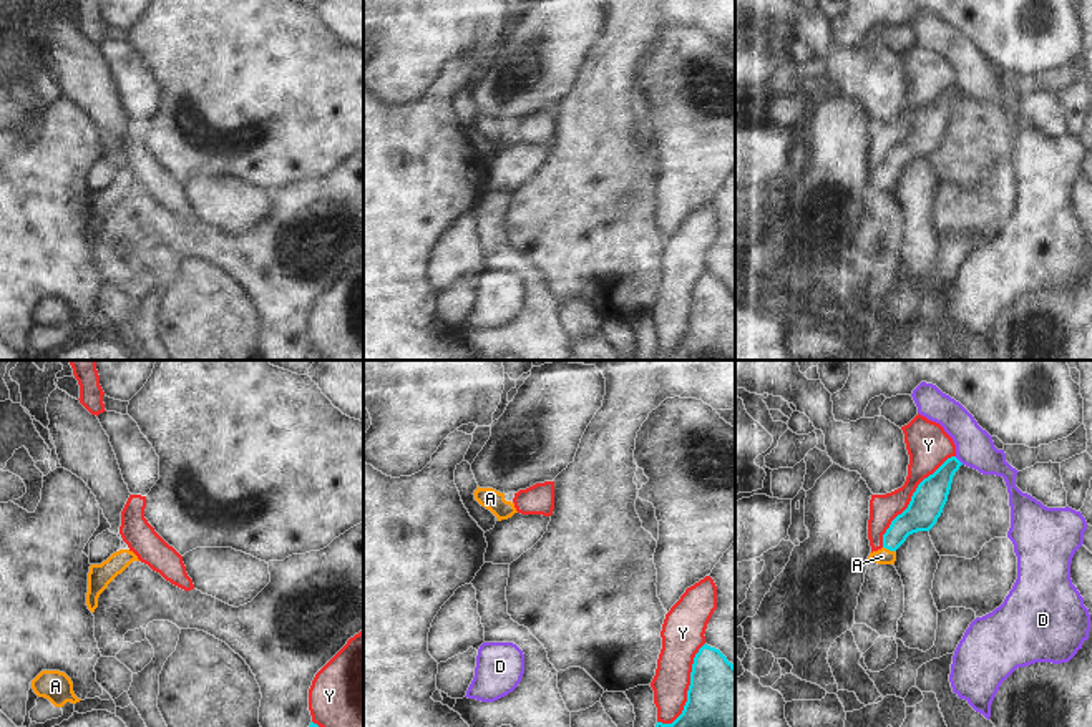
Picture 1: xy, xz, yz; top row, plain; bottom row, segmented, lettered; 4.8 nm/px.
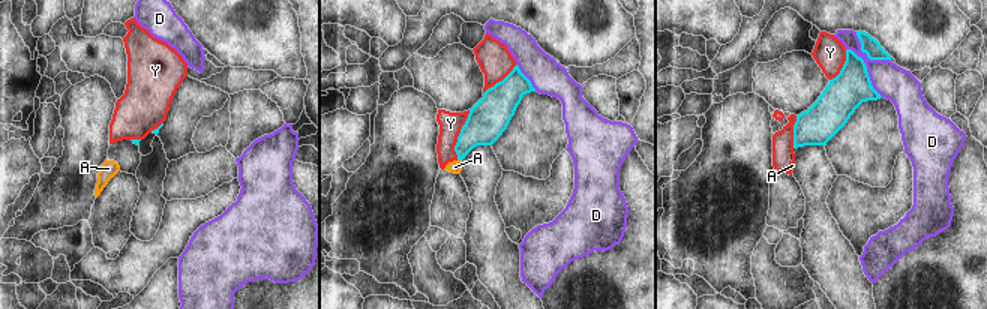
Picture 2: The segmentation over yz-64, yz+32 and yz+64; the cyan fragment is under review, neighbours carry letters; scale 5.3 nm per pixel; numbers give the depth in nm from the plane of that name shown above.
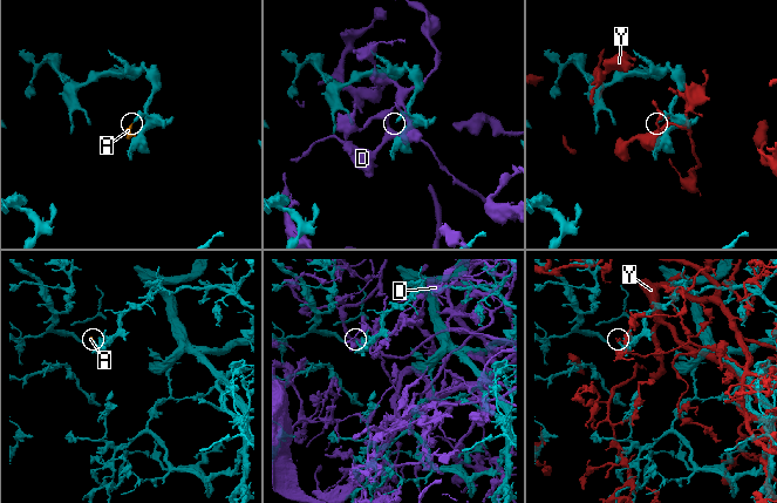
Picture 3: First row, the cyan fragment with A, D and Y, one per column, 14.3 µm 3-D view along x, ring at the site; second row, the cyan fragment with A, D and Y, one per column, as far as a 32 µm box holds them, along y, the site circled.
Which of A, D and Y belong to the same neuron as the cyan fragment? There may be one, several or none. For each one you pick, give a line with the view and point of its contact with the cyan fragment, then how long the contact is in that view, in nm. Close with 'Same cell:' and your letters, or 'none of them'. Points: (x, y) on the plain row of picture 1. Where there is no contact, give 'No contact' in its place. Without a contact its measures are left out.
A: Touches cyan at yz (888, 176). Shared border 60 nm
Same cell: A.

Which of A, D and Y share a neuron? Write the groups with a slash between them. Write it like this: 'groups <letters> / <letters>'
groups A / D / Y

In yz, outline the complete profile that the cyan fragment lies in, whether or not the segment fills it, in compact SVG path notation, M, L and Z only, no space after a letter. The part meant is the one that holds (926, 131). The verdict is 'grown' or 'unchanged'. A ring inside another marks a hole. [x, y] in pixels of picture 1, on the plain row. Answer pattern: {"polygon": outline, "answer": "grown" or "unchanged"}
{"polygon": "M951 85L924 106L911 124L908 136L898 143L883 163L883 176L870 181L868 191L895 193L896 178L918 159L929 159L943 141L953 105L963 91Z", "answer": "grown"}

